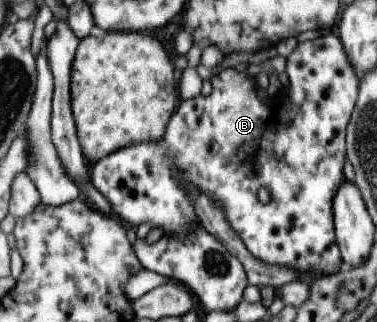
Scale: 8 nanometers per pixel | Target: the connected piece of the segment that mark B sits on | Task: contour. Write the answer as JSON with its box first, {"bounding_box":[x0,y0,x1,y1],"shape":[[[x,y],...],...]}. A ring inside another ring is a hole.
{"bounding_box":[89,31,358,283],"shape":[[[335,31],[297,43],[286,57],[284,70],[288,72],[288,86],[264,102],[257,98],[255,78],[249,77],[246,71],[222,70],[211,78],[211,92],[207,96],[199,94],[177,104],[161,140],[129,145],[109,153],[89,167],[89,182],[103,195],[112,214],[120,221],[125,220],[128,228],[149,223],[151,229],[161,226],[163,235],[173,233],[175,236],[200,226],[182,190],[185,183],[192,184],[222,206],[229,226],[239,235],[251,256],[264,265],[293,267],[300,274],[297,281],[306,283],[315,280],[315,273],[323,276],[339,272],[343,264],[334,241],[331,201],[339,183],[345,181],[342,170],[346,154],[344,136],[358,95],[358,78]],[[259,188],[269,192],[266,204],[257,200]]]}

